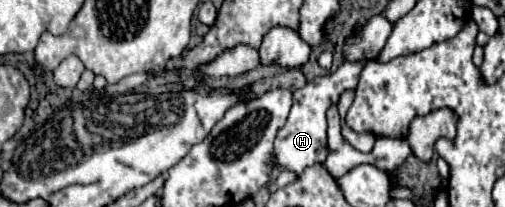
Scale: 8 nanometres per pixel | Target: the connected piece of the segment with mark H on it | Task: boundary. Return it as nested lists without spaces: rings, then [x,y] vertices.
[[[360,59],[360,61],[344,61],[338,71],[322,75],[312,79],[308,85],[304,85],[302,89],[294,91],[294,105],[292,111],[288,115],[286,125],[278,131],[276,141],[274,141],[274,165],[280,165],[284,169],[290,171],[304,171],[306,167],[314,165],[314,163],[322,163],[328,155],[328,147],[326,147],[326,111],[330,105],[338,103],[338,97],[344,89],[354,89],[358,85],[360,73],[364,69],[364,65],[368,63],[368,59]]]

